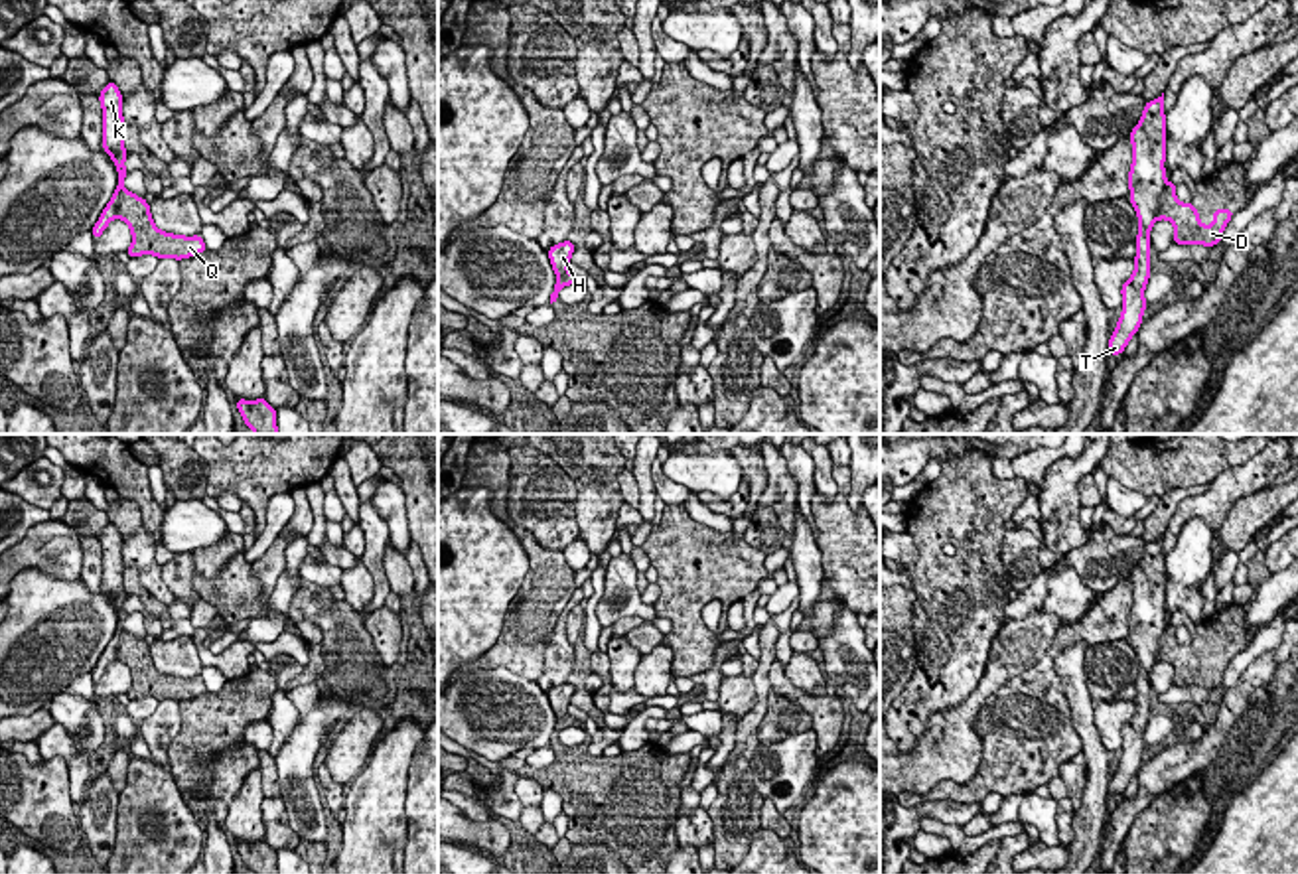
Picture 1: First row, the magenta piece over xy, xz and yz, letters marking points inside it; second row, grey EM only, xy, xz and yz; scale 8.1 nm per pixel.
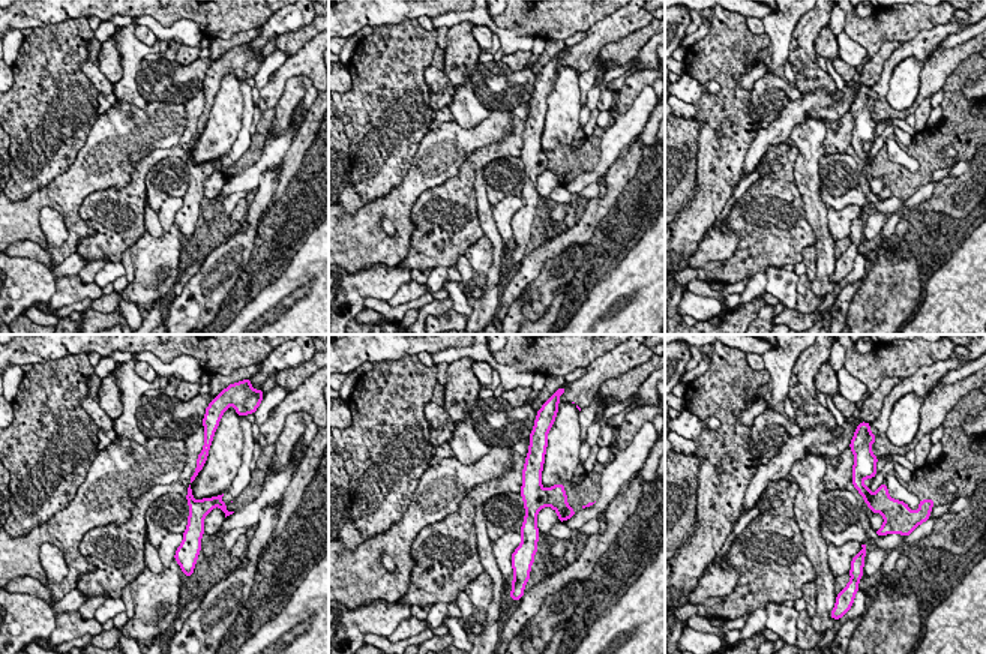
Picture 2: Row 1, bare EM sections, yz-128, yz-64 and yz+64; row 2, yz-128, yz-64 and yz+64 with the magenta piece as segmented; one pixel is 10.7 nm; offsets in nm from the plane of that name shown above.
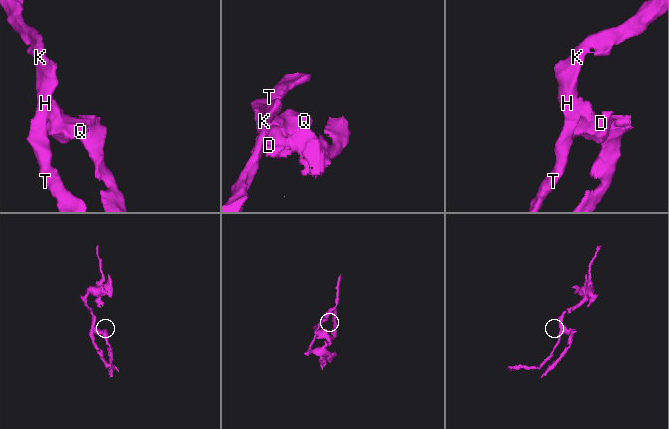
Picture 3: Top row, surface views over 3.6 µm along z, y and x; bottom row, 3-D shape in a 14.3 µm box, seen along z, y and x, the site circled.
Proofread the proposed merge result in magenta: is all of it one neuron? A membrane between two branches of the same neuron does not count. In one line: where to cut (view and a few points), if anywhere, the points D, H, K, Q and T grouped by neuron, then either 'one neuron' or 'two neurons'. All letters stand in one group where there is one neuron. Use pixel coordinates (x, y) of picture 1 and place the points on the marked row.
cut in yz along (1166, 184), (1154, 219); D Q / H K T; two neurons

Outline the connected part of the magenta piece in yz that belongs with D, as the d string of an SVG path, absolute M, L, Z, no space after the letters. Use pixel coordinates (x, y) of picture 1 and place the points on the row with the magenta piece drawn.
M1168 182L1162 191L1158 219L1174 223L1176 245L1203 245L1213 247L1221 243L1223 229L1233 217L1233 209L1213 209L1213 223L1201 225L1199 211L1191 203L1180 203L1176 197L1176 183Z

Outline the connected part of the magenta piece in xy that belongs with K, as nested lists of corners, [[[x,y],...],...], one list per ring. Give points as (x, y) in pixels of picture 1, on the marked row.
[[[108,81],[107,87],[101,91],[99,95],[101,107],[103,107],[103,150],[112,158],[116,172],[118,172],[118,183],[116,183],[116,191],[110,197],[110,201],[107,203],[107,207],[103,209],[99,221],[95,223],[93,231],[93,239],[97,241],[103,231],[107,229],[107,225],[118,217],[118,199],[120,199],[120,191],[124,189],[124,178],[126,178],[126,168],[124,168],[124,160],[128,156],[128,152],[124,150],[124,118],[122,118],[122,93],[118,91],[118,87]]]

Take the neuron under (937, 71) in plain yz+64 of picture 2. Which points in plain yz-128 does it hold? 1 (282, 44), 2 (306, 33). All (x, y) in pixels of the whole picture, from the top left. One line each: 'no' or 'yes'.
1: yes
2: yes

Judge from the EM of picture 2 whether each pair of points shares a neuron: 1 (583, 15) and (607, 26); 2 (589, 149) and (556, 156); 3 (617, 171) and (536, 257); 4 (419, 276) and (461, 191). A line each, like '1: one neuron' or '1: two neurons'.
1: two neurons
2: one neuron
3: one neuron
4: two neurons

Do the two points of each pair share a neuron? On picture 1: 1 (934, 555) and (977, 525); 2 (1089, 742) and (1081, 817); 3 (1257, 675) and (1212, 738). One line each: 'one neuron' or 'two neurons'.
1: one neuron
2: one neuron
3: one neuron

